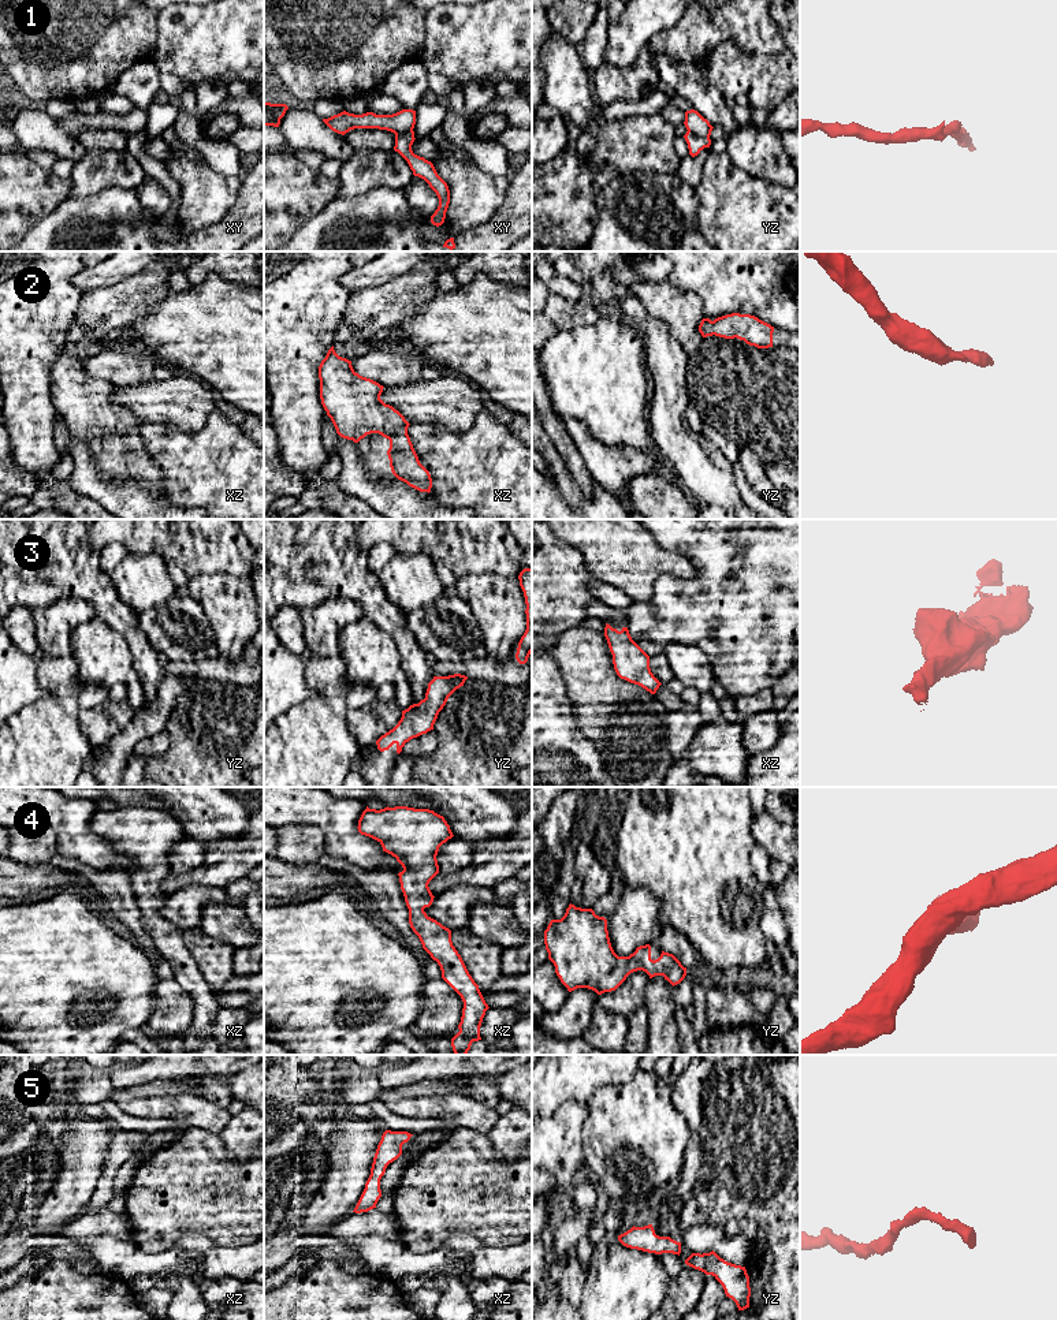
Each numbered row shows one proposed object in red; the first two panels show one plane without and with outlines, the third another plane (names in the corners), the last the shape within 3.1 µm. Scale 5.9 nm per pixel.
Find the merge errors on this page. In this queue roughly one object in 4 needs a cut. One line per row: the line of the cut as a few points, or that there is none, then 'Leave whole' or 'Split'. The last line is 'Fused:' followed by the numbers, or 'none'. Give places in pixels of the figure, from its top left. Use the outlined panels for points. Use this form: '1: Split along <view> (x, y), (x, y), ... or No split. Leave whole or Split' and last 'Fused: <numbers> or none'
1: Split along yz (688, 130), (698, 135), (708, 137). Split
2: No split. Leave whole
3: No split. Leave whole
4: No split. Leave whole
5: No split. Leave whole
Fused: 1

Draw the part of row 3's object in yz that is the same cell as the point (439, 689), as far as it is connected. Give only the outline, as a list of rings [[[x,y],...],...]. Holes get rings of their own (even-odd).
[[[461,674],[433,676],[428,683],[425,698],[402,711],[398,724],[376,741],[377,749],[384,752],[395,743],[399,754],[406,742],[433,730],[438,715],[449,697],[464,686],[466,679],[468,676]]]

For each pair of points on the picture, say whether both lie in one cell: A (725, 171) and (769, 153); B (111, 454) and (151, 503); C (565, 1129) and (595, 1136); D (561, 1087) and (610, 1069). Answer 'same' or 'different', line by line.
A: different
B: same
C: different
D: same

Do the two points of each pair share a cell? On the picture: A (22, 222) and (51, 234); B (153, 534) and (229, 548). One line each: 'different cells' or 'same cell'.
A: different cells
B: same cell

